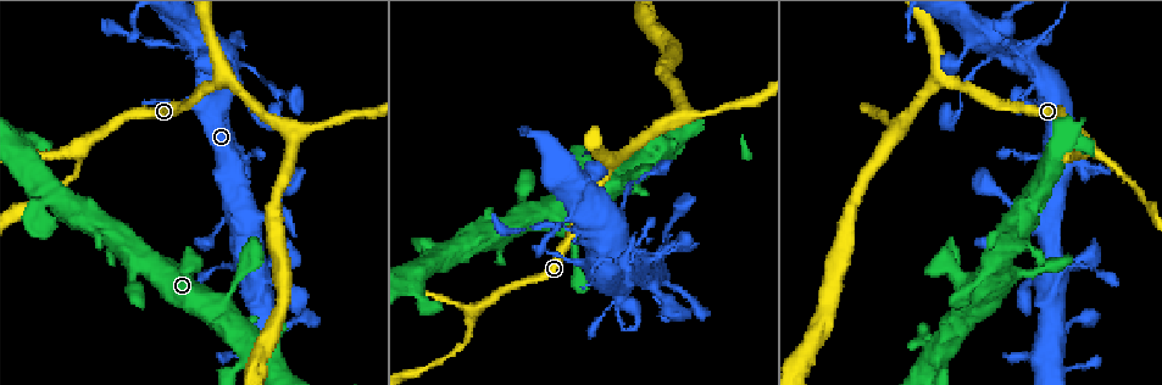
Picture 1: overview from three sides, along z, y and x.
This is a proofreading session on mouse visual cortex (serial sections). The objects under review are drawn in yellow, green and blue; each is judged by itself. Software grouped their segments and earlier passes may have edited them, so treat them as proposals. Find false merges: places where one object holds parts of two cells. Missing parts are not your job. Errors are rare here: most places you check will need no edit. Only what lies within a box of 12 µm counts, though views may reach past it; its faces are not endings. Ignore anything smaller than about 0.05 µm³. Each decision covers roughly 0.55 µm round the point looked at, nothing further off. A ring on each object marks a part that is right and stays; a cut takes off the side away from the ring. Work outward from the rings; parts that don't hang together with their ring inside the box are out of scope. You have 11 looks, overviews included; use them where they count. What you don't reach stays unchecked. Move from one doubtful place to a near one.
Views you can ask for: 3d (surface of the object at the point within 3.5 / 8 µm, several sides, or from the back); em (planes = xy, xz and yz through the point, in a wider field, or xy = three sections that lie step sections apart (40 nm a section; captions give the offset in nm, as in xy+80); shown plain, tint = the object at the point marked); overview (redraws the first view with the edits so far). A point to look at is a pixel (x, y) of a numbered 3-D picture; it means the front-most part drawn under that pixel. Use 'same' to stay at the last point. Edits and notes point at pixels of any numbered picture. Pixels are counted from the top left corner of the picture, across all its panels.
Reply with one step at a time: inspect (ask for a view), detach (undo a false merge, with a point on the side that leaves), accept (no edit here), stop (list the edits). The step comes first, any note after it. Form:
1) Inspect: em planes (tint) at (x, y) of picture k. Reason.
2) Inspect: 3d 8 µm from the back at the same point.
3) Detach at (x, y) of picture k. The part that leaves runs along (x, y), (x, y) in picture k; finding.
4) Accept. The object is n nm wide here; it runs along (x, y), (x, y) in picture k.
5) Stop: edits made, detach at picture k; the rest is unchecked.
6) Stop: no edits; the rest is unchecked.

Inspect: 3d 3.5 µm at (605, 251) of picture 1. Abrupt turn.

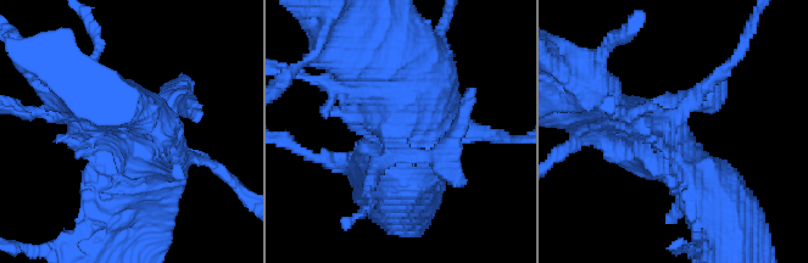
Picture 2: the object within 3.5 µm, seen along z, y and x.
Accept. Continuous, no second cell.

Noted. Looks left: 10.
Inspect: 3d 3.5 µm from the back at (655, 169) of picture 1. Sharp bend.

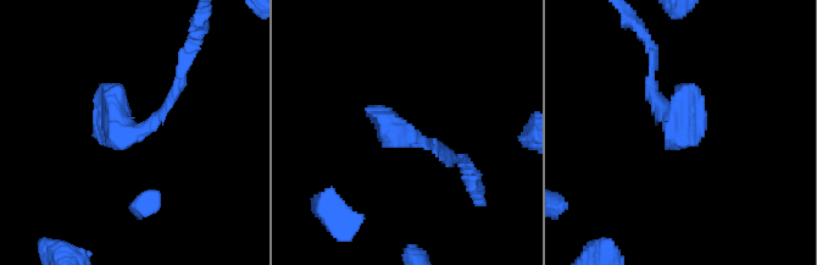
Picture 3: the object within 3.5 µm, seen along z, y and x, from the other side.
Inspect: em xy step 5 (tint) at (680, 132) of picture 3.

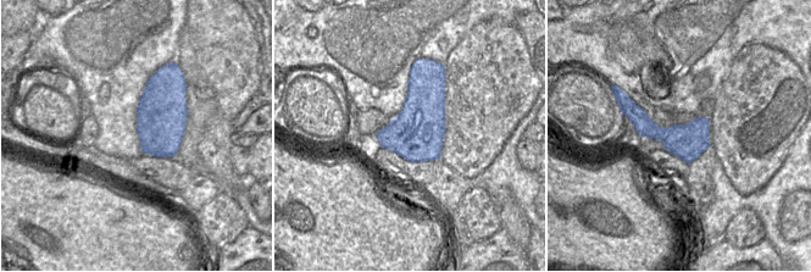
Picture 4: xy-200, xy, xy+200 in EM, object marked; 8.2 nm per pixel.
Accept. It runs along (453, 159), (373, 119) in picture 3; one cell here.

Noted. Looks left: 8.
Inspect: 3d 3.5 µm at (894, 132) of picture 1. Three arms meet.

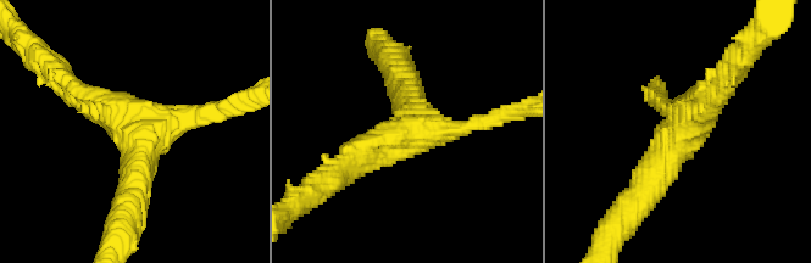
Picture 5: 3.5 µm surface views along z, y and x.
Inspect: em xy step 3 (tint) at (679, 130) of picture 5. 3 arms meet here; the arms are 200, 350, 450 nm wide.

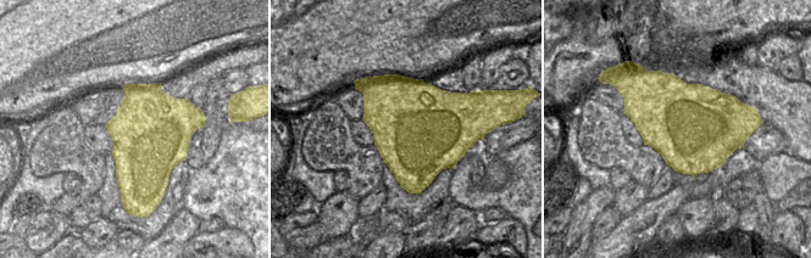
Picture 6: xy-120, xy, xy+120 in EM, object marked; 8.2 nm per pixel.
Inspect: em xy step 2 (tint) at the same point.

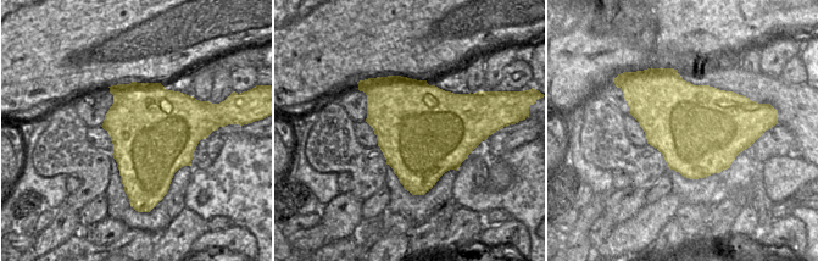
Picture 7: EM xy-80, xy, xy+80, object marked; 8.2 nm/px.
Accept. It runs along (717, 98), (685, 128), (633, 206) in picture 5; continuous, no second cell.

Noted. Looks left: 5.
Inspect: 3d 3.5 µm at (665, 252) of picture 1. Abrupt turn.

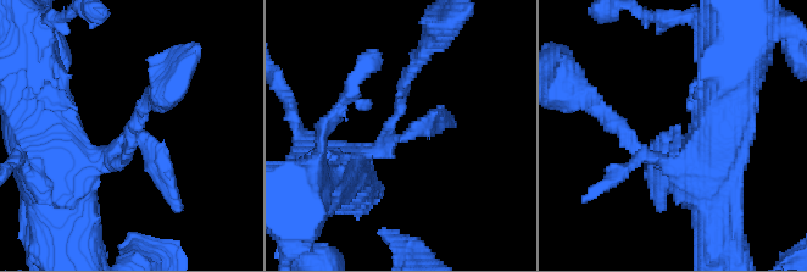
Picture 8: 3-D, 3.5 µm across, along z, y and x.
Inspect: em xy step 2 (tint) at (673, 133) of picture 8. Now the EM.

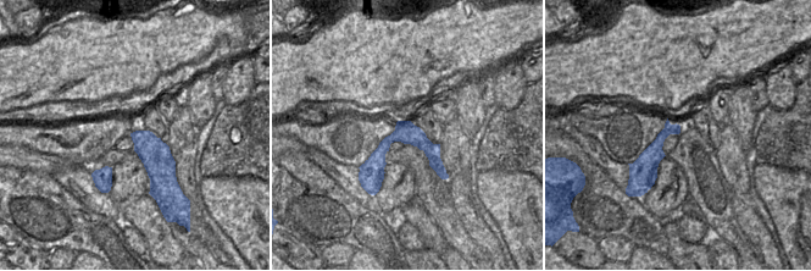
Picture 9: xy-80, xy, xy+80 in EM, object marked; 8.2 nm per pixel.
Accept. It runs along (437, 147), (393, 137), (370, 186) in picture 9; one cell here.

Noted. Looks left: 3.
Stop: no edits; the rest is unchecked.

